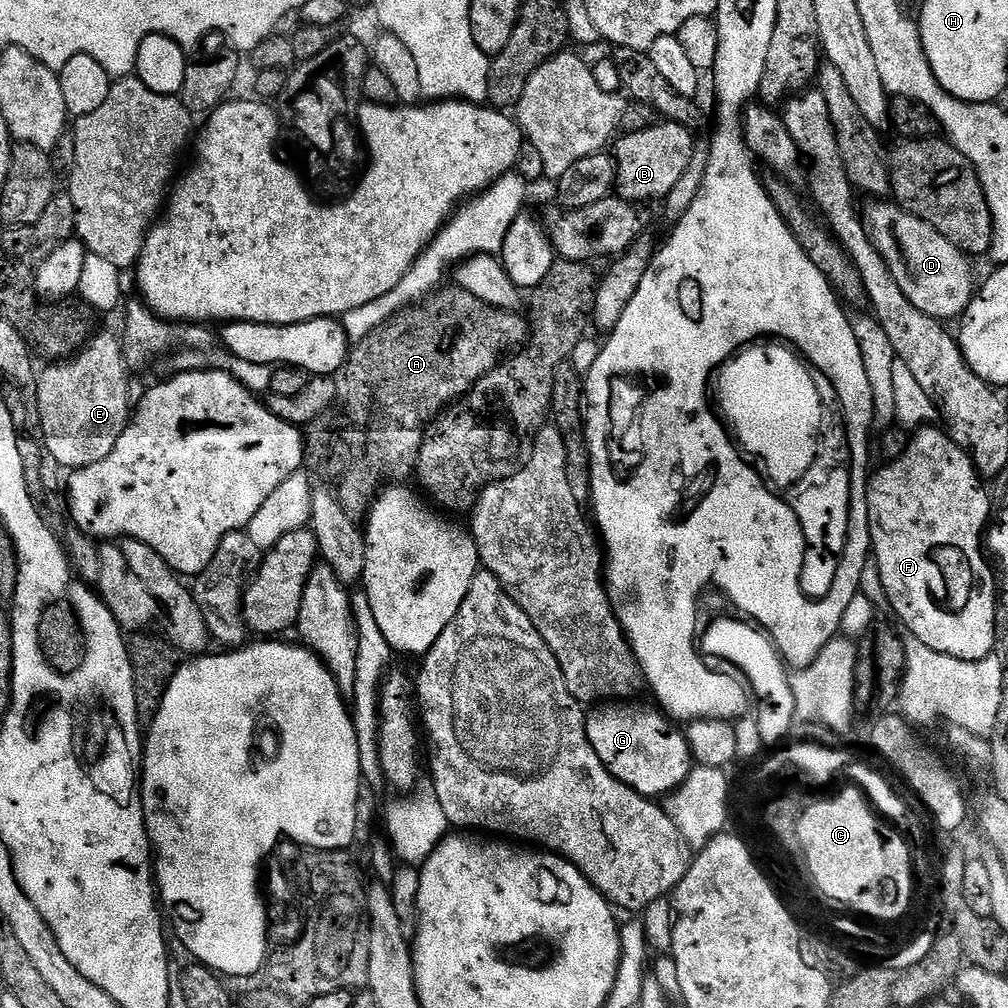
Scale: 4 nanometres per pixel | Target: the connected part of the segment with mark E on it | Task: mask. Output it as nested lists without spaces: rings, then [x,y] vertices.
[[[101,330],[97,336],[95,333],[75,356],[49,364],[52,365],[45,372],[43,369],[39,373],[36,382],[38,432],[47,455],[51,459],[53,456],[62,467],[68,468],[67,470],[85,468],[94,462],[102,462],[102,458],[106,458],[106,454],[114,450],[114,442],[122,438],[124,428],[130,419],[127,400],[130,368],[125,361],[125,349],[122,347],[121,337],[107,330]]]

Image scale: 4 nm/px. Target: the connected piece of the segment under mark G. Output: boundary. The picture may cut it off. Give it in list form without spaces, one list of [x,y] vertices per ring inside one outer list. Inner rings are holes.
[[[604,702],[587,713],[584,725],[590,746],[626,786],[649,798],[673,793],[692,772],[694,761],[687,735],[659,707],[640,702]]]

